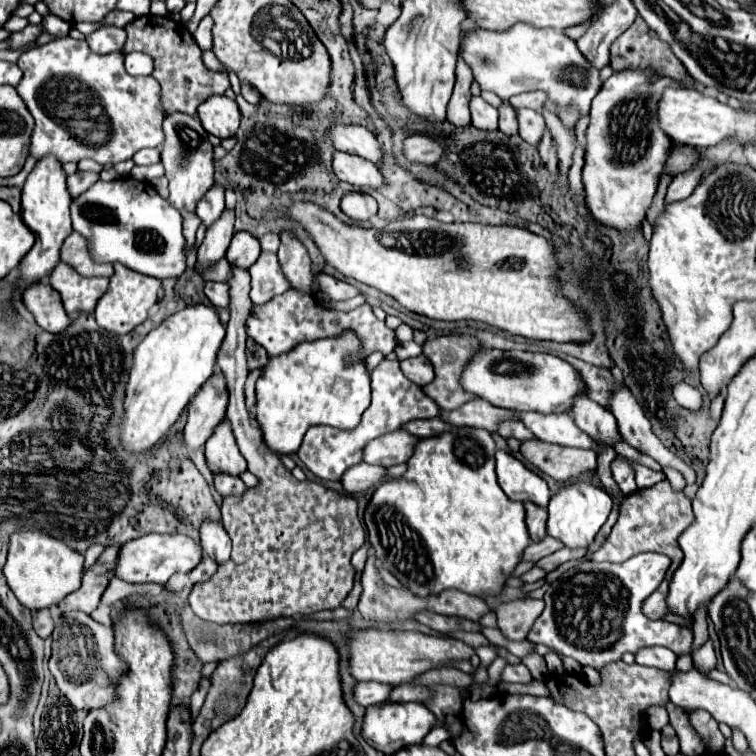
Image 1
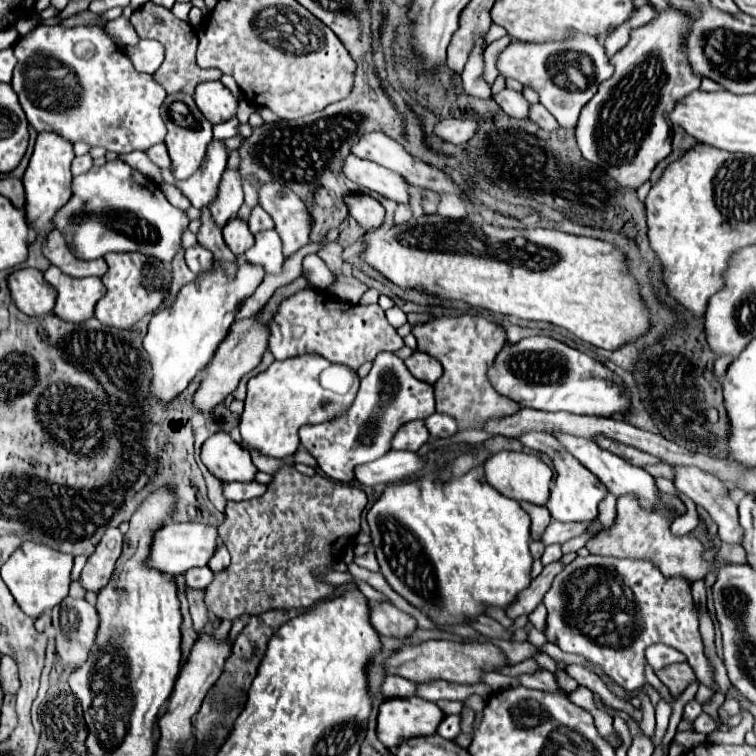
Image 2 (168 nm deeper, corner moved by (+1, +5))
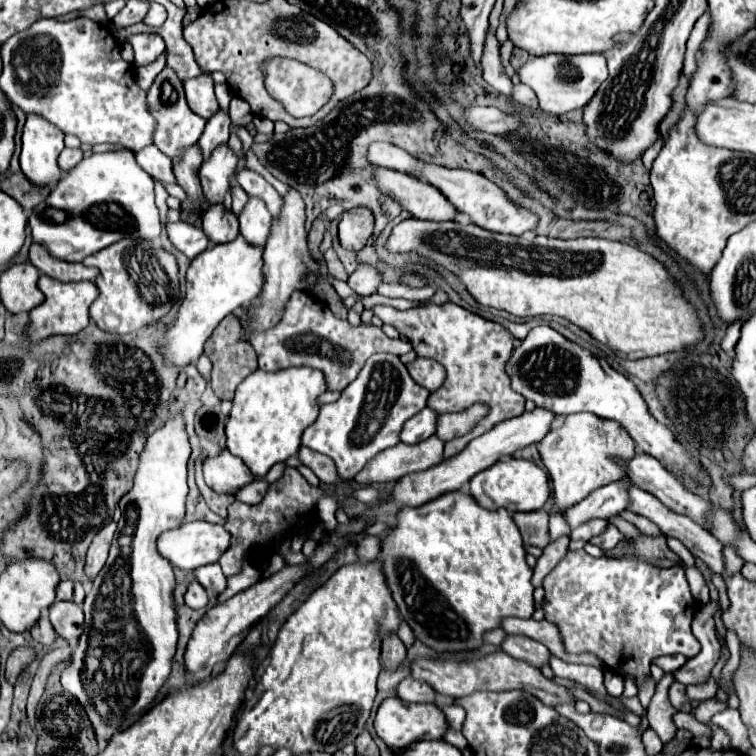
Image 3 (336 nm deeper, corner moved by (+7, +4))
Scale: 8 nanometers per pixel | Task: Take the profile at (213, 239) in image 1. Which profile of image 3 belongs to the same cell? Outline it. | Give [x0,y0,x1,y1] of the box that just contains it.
[200,145,236,205]

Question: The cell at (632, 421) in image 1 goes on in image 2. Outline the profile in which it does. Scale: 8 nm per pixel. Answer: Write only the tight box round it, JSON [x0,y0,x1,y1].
[674,468,744,544]

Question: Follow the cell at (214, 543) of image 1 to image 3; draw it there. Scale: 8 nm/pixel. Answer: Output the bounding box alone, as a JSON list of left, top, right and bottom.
[194,563,226,593]

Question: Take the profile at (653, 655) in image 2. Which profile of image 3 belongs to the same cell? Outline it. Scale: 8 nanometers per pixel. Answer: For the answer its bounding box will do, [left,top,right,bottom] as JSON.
[652,655,686,673]

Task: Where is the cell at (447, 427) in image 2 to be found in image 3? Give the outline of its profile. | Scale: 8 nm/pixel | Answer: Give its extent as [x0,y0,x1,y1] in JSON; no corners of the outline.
[436,405,488,441]

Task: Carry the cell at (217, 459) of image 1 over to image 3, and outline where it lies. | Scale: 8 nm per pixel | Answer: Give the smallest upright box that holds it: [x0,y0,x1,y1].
[204,449,254,493]

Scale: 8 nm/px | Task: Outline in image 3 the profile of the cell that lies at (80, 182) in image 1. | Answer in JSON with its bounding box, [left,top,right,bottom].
[58,149,82,171]

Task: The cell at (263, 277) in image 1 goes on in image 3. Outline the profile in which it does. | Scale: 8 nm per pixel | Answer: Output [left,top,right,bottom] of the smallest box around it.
[238,197,272,247]

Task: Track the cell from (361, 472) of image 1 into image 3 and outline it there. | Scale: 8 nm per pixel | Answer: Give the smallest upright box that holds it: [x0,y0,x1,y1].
[354,435,444,485]

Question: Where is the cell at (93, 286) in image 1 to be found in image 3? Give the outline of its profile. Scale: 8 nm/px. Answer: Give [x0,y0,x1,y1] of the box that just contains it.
[26,275,98,341]

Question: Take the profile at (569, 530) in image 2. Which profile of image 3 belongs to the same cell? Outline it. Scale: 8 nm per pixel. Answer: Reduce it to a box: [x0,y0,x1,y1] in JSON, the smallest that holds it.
[564,479,630,529]

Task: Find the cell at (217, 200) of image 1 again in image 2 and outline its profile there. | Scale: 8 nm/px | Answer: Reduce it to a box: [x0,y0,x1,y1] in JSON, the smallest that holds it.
[162,140,228,208]

